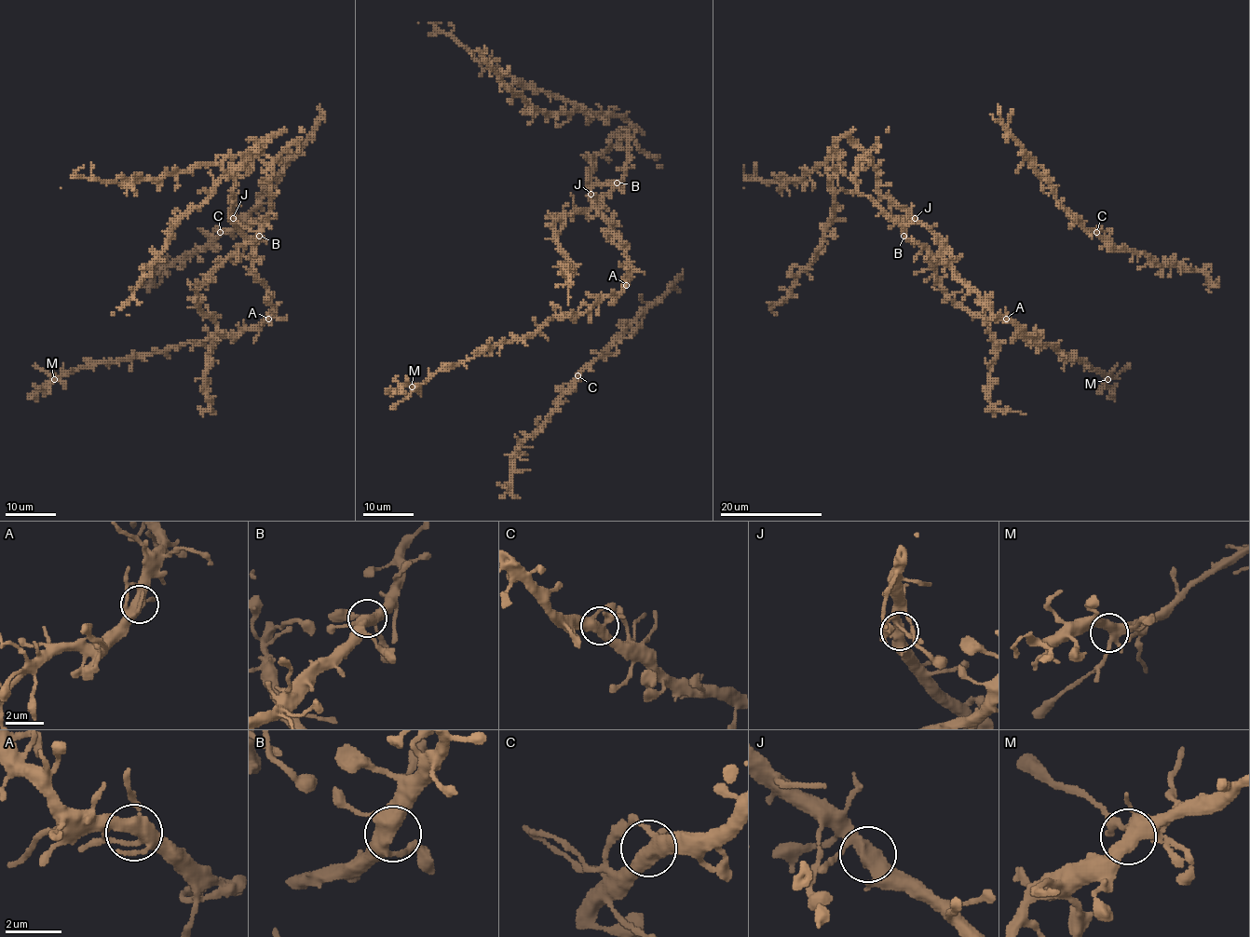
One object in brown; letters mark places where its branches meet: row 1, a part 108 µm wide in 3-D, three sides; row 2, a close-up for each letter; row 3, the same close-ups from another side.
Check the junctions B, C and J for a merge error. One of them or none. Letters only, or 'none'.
none

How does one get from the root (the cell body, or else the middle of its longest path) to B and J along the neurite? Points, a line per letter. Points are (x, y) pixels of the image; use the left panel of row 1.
B: (248, 239), (236, 226), (233, 216), (259, 236)
J: (248, 239), (233, 218)

